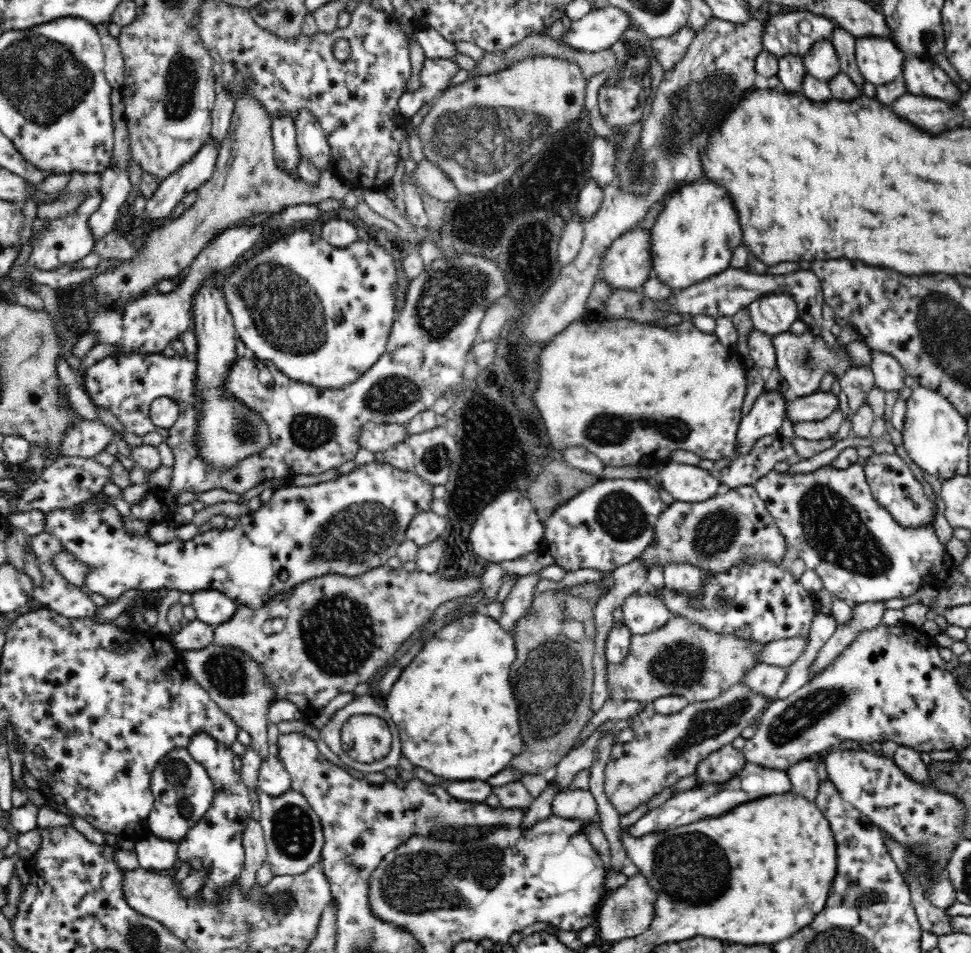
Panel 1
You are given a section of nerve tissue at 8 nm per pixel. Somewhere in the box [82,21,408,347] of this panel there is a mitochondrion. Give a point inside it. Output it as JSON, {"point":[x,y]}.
{"point":[181,84]}

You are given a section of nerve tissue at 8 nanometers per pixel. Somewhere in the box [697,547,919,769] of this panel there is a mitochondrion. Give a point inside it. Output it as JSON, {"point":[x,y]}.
{"point":[799,716]}

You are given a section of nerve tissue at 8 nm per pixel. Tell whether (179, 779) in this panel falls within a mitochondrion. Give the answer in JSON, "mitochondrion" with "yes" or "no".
{"mitochondrion":"yes"}

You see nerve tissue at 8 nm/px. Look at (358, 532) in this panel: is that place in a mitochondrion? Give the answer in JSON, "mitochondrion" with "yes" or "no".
{"mitochondrion":"yes"}

